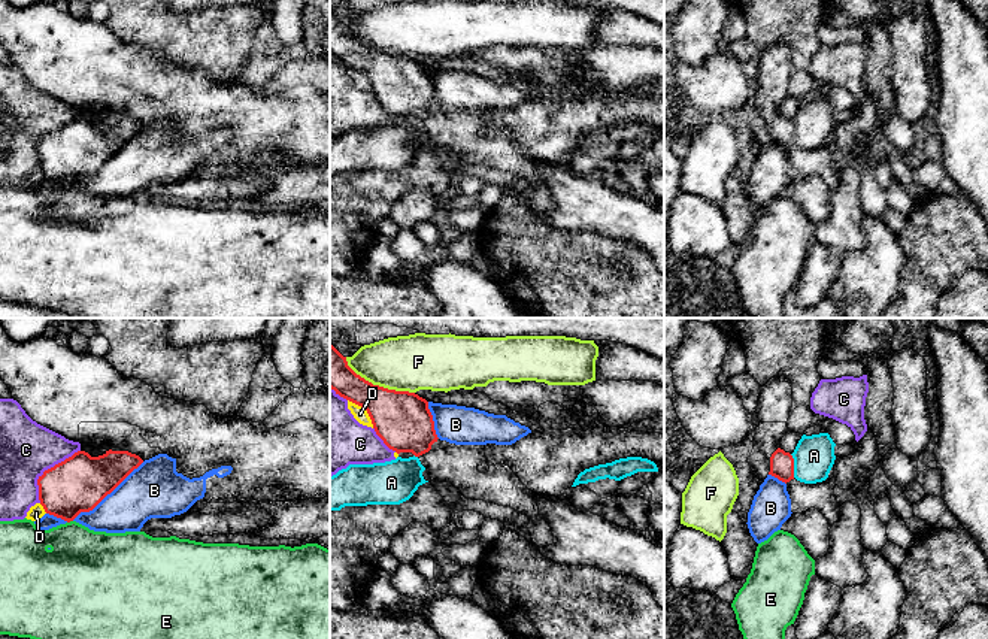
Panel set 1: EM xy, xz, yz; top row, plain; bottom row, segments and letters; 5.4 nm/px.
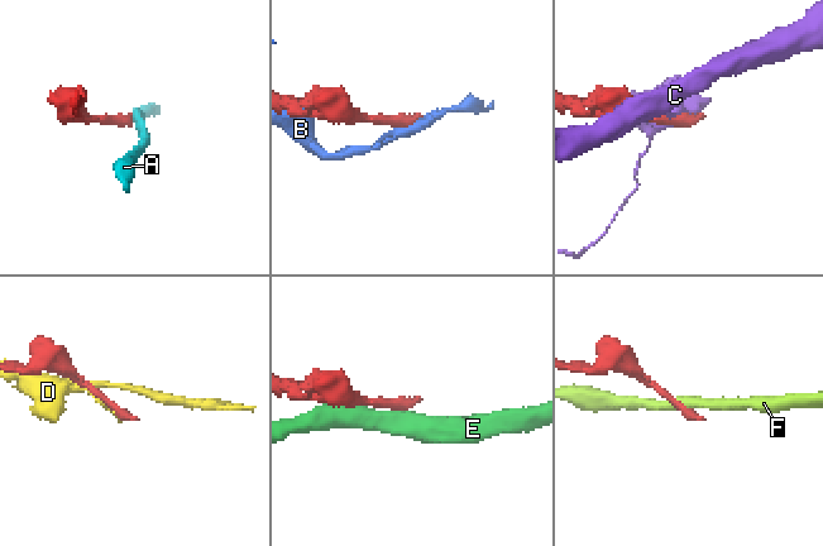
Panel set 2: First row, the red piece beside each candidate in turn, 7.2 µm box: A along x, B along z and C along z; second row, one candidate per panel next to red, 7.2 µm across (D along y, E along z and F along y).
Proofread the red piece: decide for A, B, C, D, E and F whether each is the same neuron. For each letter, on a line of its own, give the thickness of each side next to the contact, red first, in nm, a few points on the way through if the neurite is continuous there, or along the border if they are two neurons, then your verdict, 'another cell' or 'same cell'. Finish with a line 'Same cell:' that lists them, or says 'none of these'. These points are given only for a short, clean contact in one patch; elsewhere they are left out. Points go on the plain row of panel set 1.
A: 130 nm thick on the red side, 220 nm on the other; border along yz (790, 120), (794, 142); another cell
B: 300 nm thick on the red side, 300 nm on the other; another cell
C: 300 nm thick on the red side, 300 nm on the other; another cell
D: 300 nm thick on the red side, 80 nm on the other; another cell
E: 300 nm thick on the red side, 380 nm on the other; border along xy (72, 185), (67, 188); another cell
F: 300 nm thick on the red side, 300 nm on the other; another cell
Same cell: none of these

